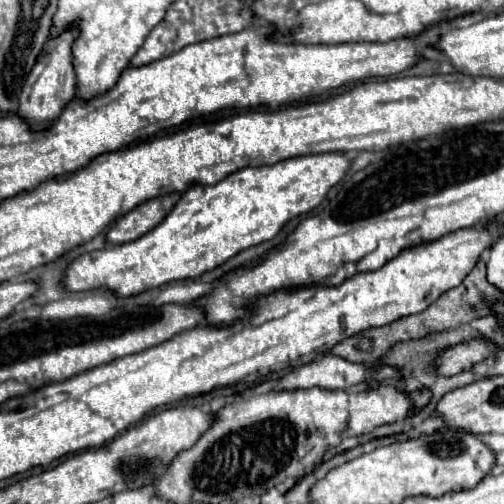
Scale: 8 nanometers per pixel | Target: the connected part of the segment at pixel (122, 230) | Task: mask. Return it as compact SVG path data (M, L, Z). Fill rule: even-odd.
M166 194L158 196L154 200L142 202L138 208L130 210L126 216L118 218L116 224L106 234L106 244L124 244L140 238L142 234L150 232L154 226L158 226L164 216L172 210L172 206L180 200L180 194Z

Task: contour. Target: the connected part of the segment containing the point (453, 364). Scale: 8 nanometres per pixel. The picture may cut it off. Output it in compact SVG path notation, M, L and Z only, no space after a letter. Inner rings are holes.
M470 340L470 342L458 344L454 348L448 348L436 360L436 368L442 376L452 376L466 368L472 368L474 364L478 364L490 356L494 356L494 344L490 340Z

